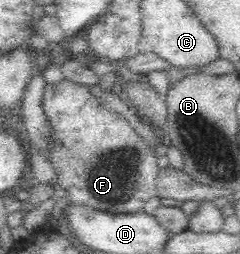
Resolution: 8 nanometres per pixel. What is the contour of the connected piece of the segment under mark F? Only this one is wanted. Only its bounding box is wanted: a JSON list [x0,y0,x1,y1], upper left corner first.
[42,79,159,214]

